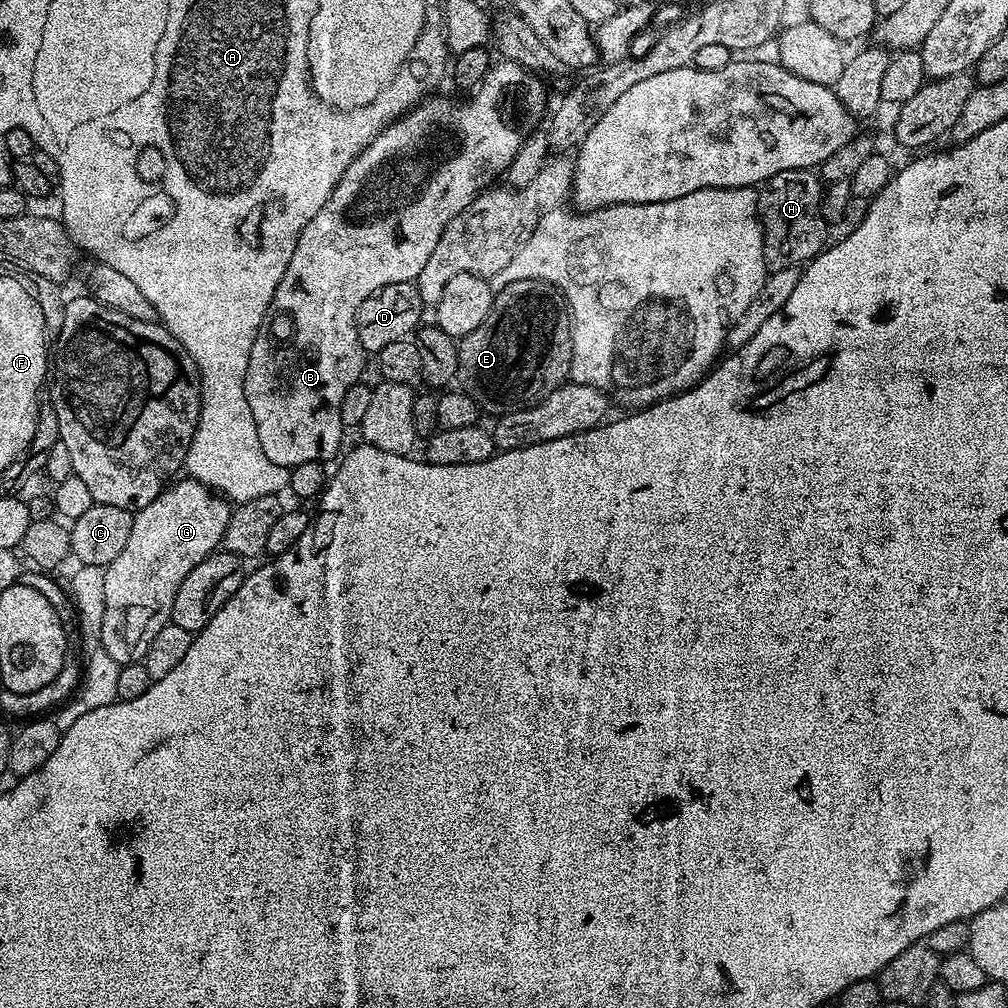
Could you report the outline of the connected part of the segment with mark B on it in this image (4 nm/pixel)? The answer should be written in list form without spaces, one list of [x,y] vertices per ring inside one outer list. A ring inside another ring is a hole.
[[[504,62],[501,65],[500,69],[497,67],[495,70],[489,71],[486,79],[465,99],[461,108],[455,108],[453,112],[448,112],[448,108],[439,108],[438,106],[423,108],[422,112],[412,112],[412,116],[400,120],[400,124],[396,124],[396,128],[388,128],[388,132],[384,132],[384,136],[380,136],[380,140],[374,141],[372,148],[368,148],[368,152],[364,152],[364,156],[356,156],[354,162],[350,162],[350,166],[346,166],[346,170],[334,186],[326,206],[322,206],[322,210],[318,210],[318,214],[314,214],[314,218],[310,218],[310,222],[306,222],[302,234],[298,238],[298,246],[294,246],[294,254],[290,254],[290,266],[286,266],[286,274],[282,274],[282,282],[278,282],[278,290],[266,310],[264,321],[256,335],[254,350],[250,350],[250,362],[246,366],[246,378],[244,379],[246,402],[250,402],[250,414],[254,414],[258,442],[262,446],[262,454],[266,454],[266,458],[270,458],[270,462],[291,470],[295,464],[302,462],[314,462],[315,460],[328,462],[328,459],[339,450],[340,443],[343,442],[344,435],[346,435],[340,413],[342,397],[345,396],[346,390],[350,390],[350,386],[357,384],[363,377],[360,375],[364,372],[364,359],[366,359],[366,353],[356,329],[358,306],[362,306],[362,302],[366,302],[366,298],[370,298],[370,294],[382,290],[382,286],[390,286],[394,282],[415,282],[418,274],[422,274],[422,266],[426,266],[426,261],[430,259],[434,246],[438,246],[438,238],[442,238],[442,230],[446,230],[448,223],[458,214],[462,214],[462,210],[466,210],[466,206],[470,206],[470,202],[474,202],[474,198],[479,196],[486,186],[499,181],[496,179],[499,176],[501,179],[507,173],[510,162],[514,162],[514,154],[518,154],[518,146],[525,138],[525,133],[520,132],[520,124],[516,121],[516,104],[524,104],[524,108],[528,112],[542,111],[544,108],[544,88],[533,73],[521,68],[520,65],[511,62]]]

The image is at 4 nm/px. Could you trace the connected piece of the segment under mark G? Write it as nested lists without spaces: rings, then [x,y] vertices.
[[[191,478],[183,479],[169,483],[158,498],[150,502],[150,506],[133,515],[130,538],[126,546],[122,546],[122,554],[118,554],[118,558],[114,558],[114,562],[104,569],[106,614],[102,614],[102,646],[106,646],[106,654],[110,654],[110,658],[122,666],[143,661],[150,642],[154,642],[154,634],[158,634],[158,630],[162,630],[162,626],[172,619],[174,598],[178,595],[178,586],[182,586],[182,578],[186,578],[186,574],[190,574],[198,562],[221,547],[227,523],[230,522],[234,508],[229,501],[205,484]]]

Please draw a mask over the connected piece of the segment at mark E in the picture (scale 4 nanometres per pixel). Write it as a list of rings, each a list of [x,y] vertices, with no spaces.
[[[515,280],[495,293],[490,314],[482,318],[482,326],[478,326],[478,330],[470,330],[470,334],[463,336],[458,344],[455,383],[459,391],[474,398],[481,413],[493,412],[496,418],[534,407],[551,392],[561,388],[571,375],[572,321],[565,305],[558,299],[556,289],[543,280]]]

